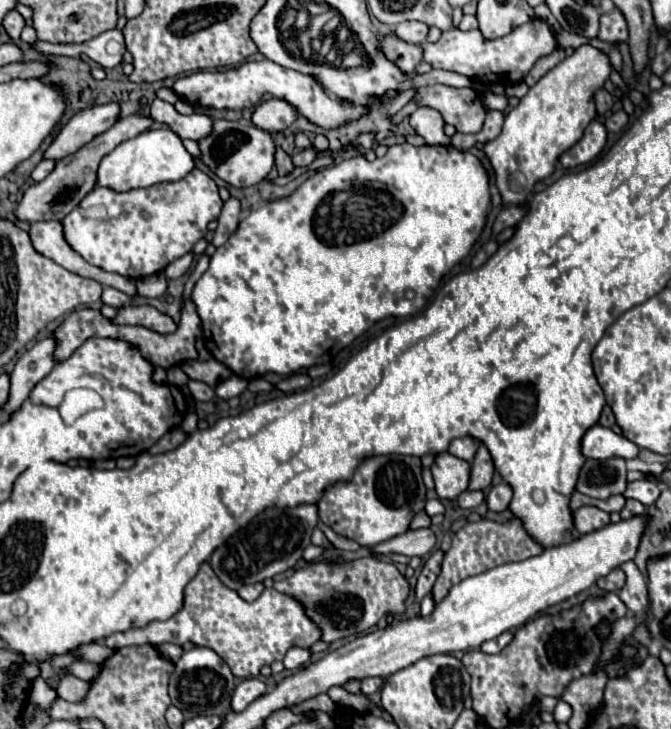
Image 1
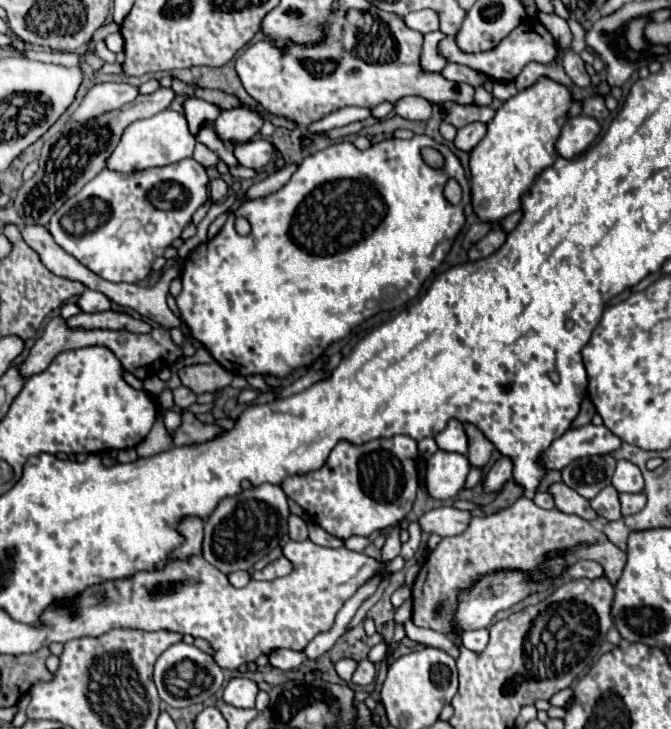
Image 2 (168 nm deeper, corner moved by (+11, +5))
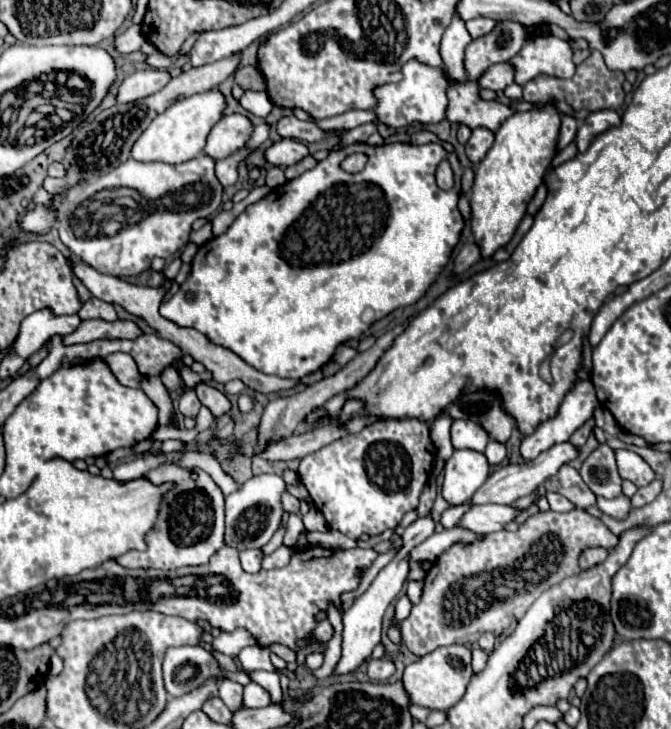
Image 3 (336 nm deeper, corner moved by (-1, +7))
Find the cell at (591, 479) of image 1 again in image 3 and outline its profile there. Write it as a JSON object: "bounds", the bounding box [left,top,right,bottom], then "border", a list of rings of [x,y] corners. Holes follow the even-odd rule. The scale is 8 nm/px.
{"bounds":[580,444,622,498],"border":[[[600,444],[582,464],[580,476],[586,482],[586,486],[596,494],[604,498],[614,498],[622,494],[622,478],[618,474],[616,456],[614,450],[606,444]]]}

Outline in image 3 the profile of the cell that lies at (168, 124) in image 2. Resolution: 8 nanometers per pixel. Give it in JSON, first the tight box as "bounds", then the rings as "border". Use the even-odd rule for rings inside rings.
{"bounds":[132,90,226,164],"border":[[[208,90],[204,94],[194,94],[190,98],[174,102],[168,110],[158,114],[152,120],[152,124],[140,134],[132,148],[132,158],[140,162],[166,162],[166,164],[180,164],[196,158],[204,150],[212,126],[222,118],[224,106],[226,106],[224,96],[218,90]]]}

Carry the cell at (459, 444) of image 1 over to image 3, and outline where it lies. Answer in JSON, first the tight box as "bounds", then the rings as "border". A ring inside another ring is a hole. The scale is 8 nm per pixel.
{"bounds":[450,420,490,452],"border":[[[454,420],[450,434],[452,434],[452,446],[456,450],[468,448],[468,450],[484,452],[490,440],[482,426],[476,426],[476,422],[468,422],[468,420]]]}

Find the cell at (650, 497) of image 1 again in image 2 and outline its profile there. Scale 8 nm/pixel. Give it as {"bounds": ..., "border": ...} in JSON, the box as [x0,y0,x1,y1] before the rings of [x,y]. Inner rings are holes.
{"bounds":[612,460,644,492],"border":[[[618,460],[616,462],[616,472],[612,476],[612,484],[618,492],[642,492],[644,490],[644,480],[642,480],[642,472],[636,464],[628,462],[628,460]]]}

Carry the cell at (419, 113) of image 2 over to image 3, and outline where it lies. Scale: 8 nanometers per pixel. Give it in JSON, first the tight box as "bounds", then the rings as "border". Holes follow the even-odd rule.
{"bounds":[374,60,448,128],"border":[[[410,60],[408,64],[404,64],[402,68],[404,78],[398,84],[384,84],[380,88],[376,88],[376,98],[378,98],[378,106],[374,108],[374,112],[378,114],[378,120],[400,128],[412,122],[420,122],[420,124],[436,124],[446,116],[446,106],[448,106],[448,98],[446,98],[446,80],[444,76],[430,66],[424,66],[416,60]]]}

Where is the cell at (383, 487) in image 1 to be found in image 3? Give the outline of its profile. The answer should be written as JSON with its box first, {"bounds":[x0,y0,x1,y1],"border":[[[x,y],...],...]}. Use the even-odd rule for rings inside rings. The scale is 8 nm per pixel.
{"bounds":[298,420,436,538],"border":[[[378,420],[356,434],[348,434],[300,460],[298,476],[308,488],[316,508],[324,514],[328,526],[346,534],[348,538],[360,538],[362,534],[376,536],[394,528],[406,512],[418,508],[418,498],[430,478],[436,448],[430,440],[428,426],[416,420]]]}

